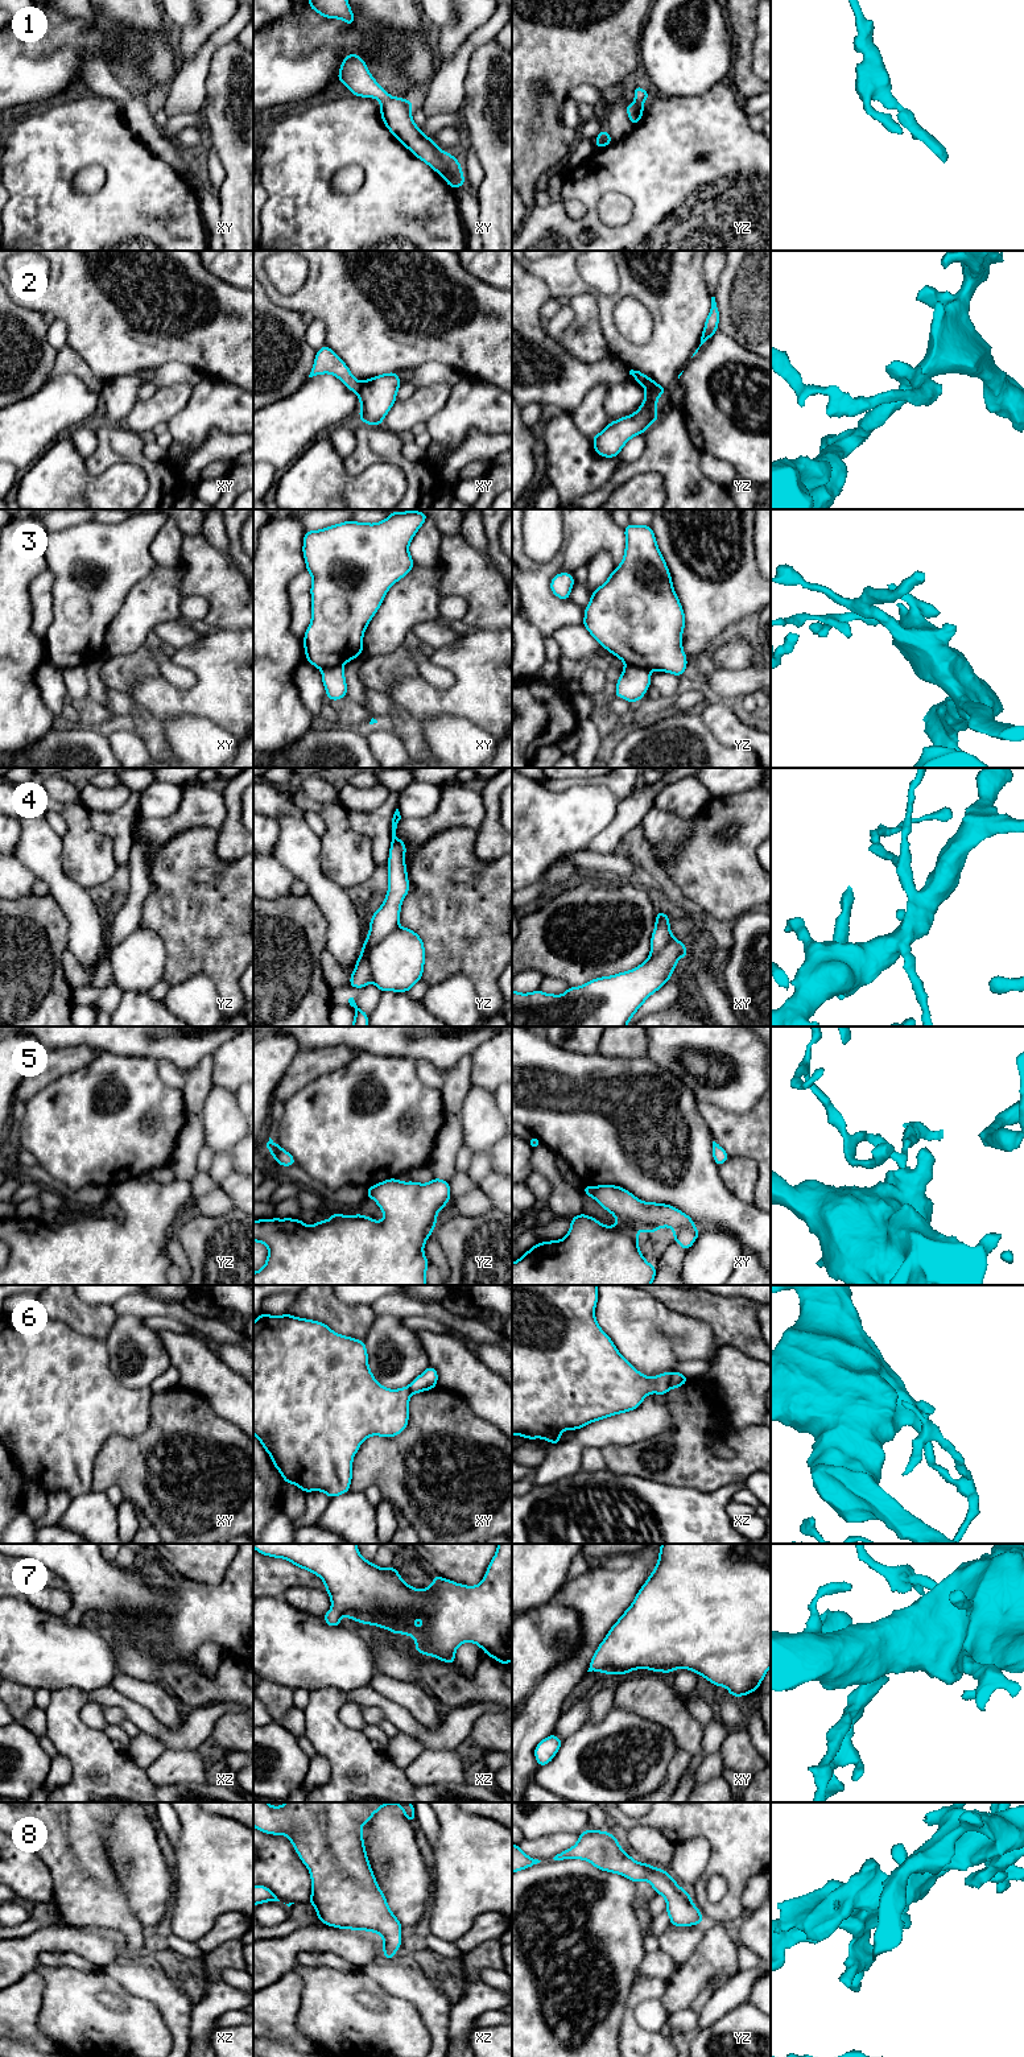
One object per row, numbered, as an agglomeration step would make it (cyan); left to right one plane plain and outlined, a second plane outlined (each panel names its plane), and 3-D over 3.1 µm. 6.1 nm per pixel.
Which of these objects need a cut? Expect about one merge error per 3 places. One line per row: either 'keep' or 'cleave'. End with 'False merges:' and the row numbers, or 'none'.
1: keep
2: cleave
3: cleave
4: keep
5: cleave
6: cleave
7: keep
8: keep
False merges: 2, 3, 5, 6

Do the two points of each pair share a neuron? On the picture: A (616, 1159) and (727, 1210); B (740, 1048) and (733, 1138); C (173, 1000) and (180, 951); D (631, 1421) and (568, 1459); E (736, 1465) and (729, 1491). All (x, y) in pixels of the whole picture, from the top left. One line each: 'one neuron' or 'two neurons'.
A: one neuron
B: two neurons
C: two neurons
D: one neuron
E: two neurons

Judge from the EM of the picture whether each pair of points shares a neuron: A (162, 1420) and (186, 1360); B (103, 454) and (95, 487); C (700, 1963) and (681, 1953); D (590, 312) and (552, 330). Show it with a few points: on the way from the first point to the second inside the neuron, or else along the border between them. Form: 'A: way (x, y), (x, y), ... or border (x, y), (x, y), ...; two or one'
A: border (178, 1386), (199, 1393), (206, 1400); two
B: border (85, 458), (91, 475), (126, 462); two
C: border (704, 1929), (704, 1937), (697, 1948), (678, 1967); two
D: border (569, 305), (573, 321), (556, 341); two

